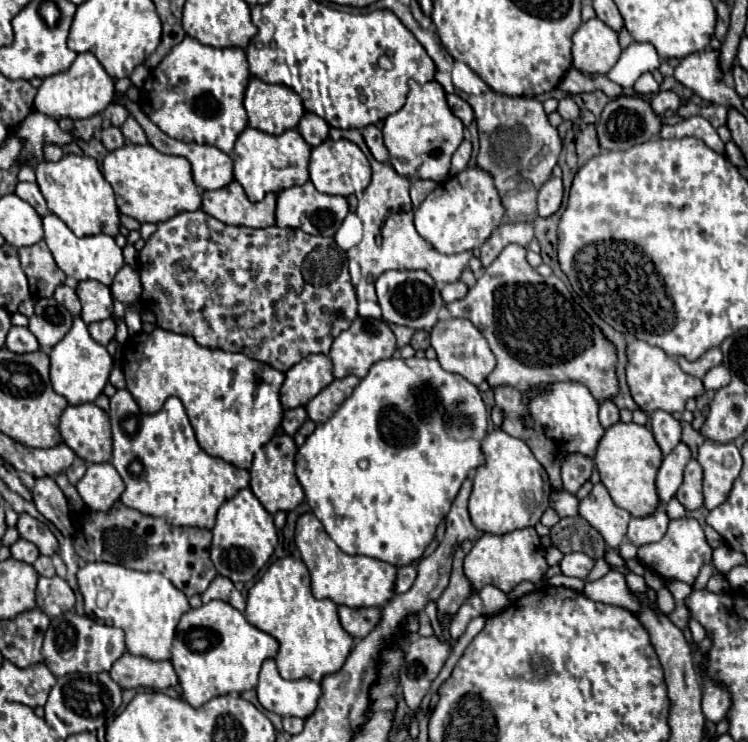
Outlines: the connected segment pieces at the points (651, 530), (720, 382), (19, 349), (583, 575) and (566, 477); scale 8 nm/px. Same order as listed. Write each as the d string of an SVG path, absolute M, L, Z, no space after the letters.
M657 510L651 516L643 516L643 518L631 518L627 538L635 546L657 542L665 536L667 524L669 524L669 516L665 514L665 510Z
M715 366L715 368L711 368L711 372L705 374L703 386L705 386L705 390L719 390L719 388L727 386L729 380L731 380L731 374L727 372L727 368L725 366Z
M11 326L9 334L7 334L7 340L5 340L5 346L11 352L25 354L25 352L35 352L39 348L39 342L29 332L29 328L25 328L25 326Z
M571 552L571 554L565 554L563 560L561 560L561 572L565 576L573 576L573 578L581 578L581 580L587 580L589 572L593 570L593 560L587 556L587 554L581 554L581 552Z
M569 454L561 468L563 486L569 494L577 494L577 490L589 480L593 472L593 460L585 458L581 454Z

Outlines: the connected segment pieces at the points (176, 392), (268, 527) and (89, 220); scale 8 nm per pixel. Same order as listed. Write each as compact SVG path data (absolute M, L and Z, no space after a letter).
M155 328L149 334L141 334L135 340L139 340L139 346L125 354L123 372L127 380L127 390L133 394L135 402L145 414L155 414L161 410L163 402L169 396L181 398L187 416L191 418L191 426L197 434L197 440L201 448L217 458L223 458L225 462L237 466L237 468L251 468L251 460L255 450L259 450L263 444L267 444L275 428L281 424L283 418L283 406L279 400L279 388L285 380L283 372L271 368L269 364L249 360L243 354L229 354L221 350L209 350L205 346L199 346L193 338L167 332L163 328Z
M251 488L239 490L219 508L217 524L213 528L211 560L221 576L227 576L233 582L253 580L271 558L275 546L277 546L277 530L273 524L273 516L255 498Z
M65 154L59 162L41 160L35 166L37 184L47 202L47 208L57 214L77 236L109 234L119 232L119 210L115 206L115 194L111 184L103 178L99 164L91 156Z

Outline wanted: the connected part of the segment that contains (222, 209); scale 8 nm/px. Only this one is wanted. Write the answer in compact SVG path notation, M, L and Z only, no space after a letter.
M233 180L219 190L203 192L203 210L225 224L265 228L275 224L275 194L267 194L261 202L249 202L241 184Z

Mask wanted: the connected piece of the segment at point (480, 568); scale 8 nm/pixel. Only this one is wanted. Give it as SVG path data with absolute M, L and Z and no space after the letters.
M521 528L507 534L483 534L465 558L465 576L475 590L491 584L503 592L509 592L519 582L537 582L545 576L549 564L545 562L545 550L535 528Z

